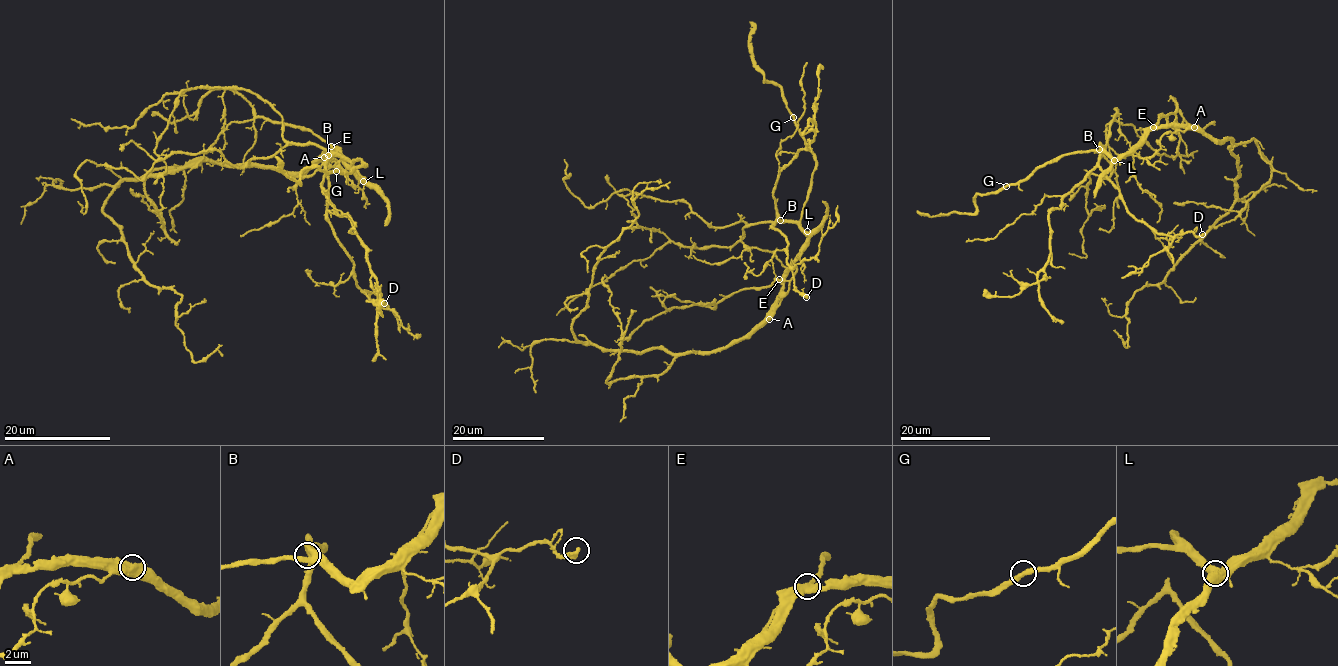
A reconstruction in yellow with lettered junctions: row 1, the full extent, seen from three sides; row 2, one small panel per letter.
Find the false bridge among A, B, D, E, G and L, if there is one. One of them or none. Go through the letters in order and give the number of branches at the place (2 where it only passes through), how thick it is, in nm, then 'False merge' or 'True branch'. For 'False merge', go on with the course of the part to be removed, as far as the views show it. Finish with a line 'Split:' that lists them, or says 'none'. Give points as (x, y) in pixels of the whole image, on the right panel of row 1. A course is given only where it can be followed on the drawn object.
A: Branches: 2. Thickness 650 nm. False merge. Course of the part to remove: (1194, 127), (1165, 134), (1160, 147), (1152, 155), (1142, 159)
B: Branches: 3. Thickness 480 nm. True branch
D: Branches: 2. Thickness 400 nm. True branch
E: Branches: 2. Thickness 480 nm. True branch
G: Branches: 2. Thickness 340 nm. True branch
L: Branches: 3. Thickness 480 nm. True branch
Split: A

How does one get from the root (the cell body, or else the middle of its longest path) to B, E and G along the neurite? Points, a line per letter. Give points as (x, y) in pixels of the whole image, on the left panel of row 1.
B: (315, 161), (335, 149), (341, 153), (342, 162), (364, 180), (347, 159), (328, 155)
E: (315, 161), (334, 148), (331, 146)
G: (315, 161), (335, 149), (362, 181), (353, 170), (353, 160), (365, 163), (349, 172), (336, 170)

